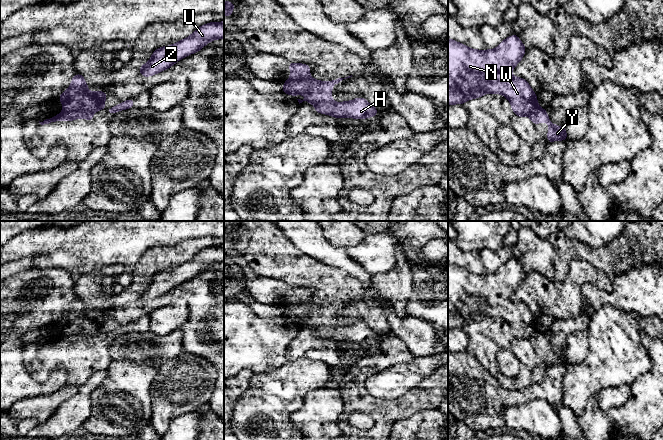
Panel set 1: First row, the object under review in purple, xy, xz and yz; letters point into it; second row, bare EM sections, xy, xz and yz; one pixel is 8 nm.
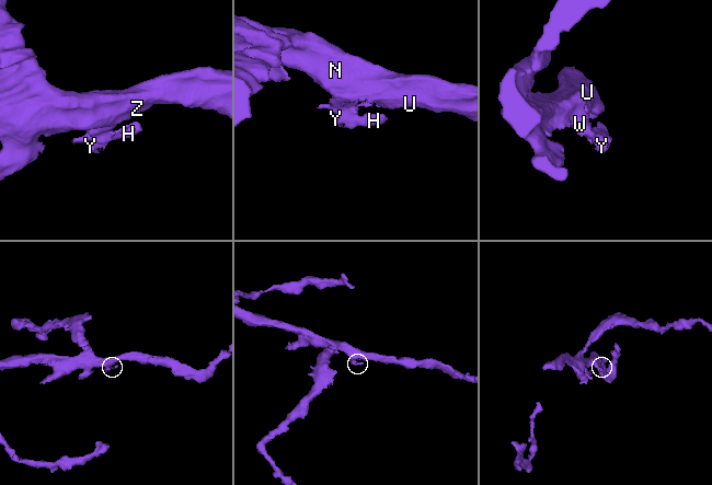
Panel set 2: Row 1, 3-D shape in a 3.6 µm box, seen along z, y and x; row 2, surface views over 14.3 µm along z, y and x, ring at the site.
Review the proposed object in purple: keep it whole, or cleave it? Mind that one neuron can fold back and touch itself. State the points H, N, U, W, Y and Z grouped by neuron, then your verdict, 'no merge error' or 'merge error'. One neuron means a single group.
H Y / N U W Z; merge error

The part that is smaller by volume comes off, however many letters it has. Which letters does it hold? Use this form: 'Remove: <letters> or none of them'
Remove: H, Y

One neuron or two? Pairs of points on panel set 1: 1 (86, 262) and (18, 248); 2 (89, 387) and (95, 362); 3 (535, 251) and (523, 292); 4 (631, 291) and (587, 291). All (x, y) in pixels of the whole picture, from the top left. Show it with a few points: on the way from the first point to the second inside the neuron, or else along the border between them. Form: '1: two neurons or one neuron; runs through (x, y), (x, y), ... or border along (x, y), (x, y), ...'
1: one neuron; runs through (69, 248), (35, 248)
2: two neurons; border along (106, 369), (96, 370), (77, 388)
3: two neurons; border along (526, 271), (535, 271), (551, 280)
4: one neuron; runs through (620, 296), (598, 296)

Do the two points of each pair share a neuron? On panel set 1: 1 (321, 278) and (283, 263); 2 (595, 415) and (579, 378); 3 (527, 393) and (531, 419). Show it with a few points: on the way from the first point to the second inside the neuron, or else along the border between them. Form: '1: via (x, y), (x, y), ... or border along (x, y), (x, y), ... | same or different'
1: via (312, 274), (292, 266) | same
2: border along (594, 395), (589, 398), (584, 411), (577, 418) | different
3: border along (551, 404), (542, 399), (531, 399), (505, 408) | different

